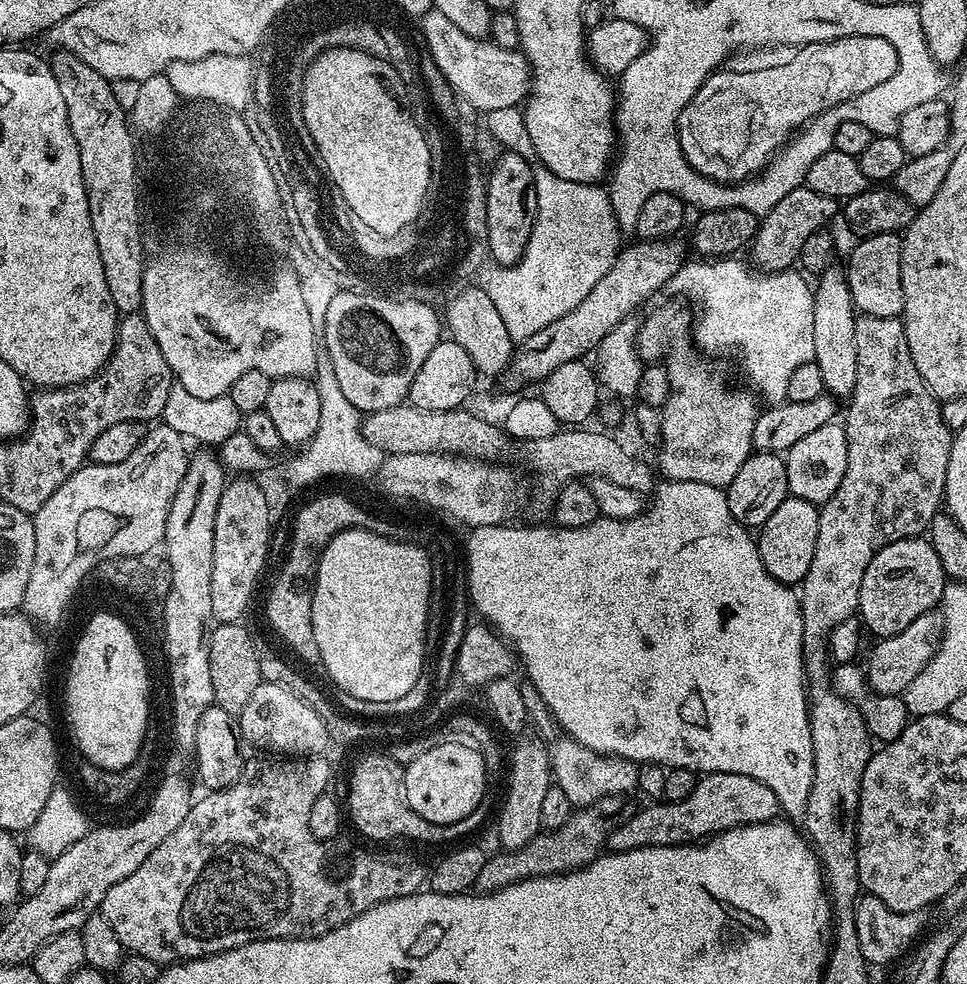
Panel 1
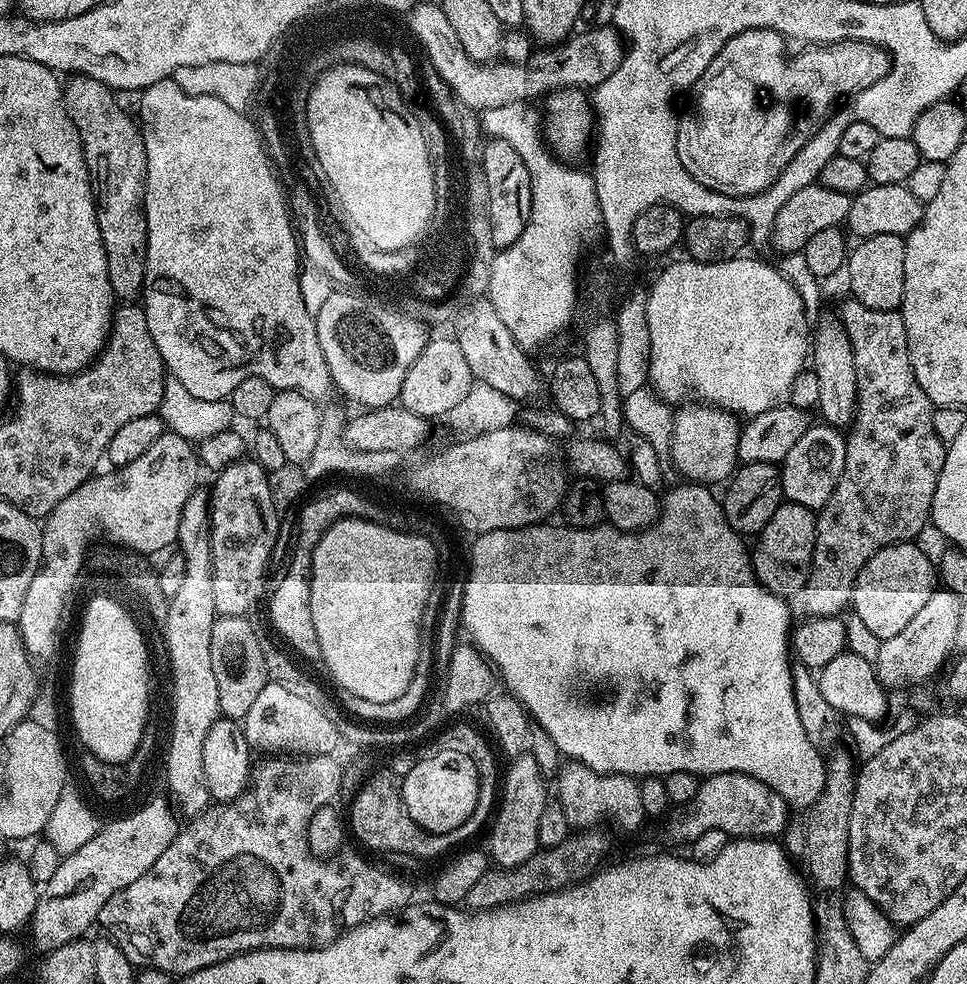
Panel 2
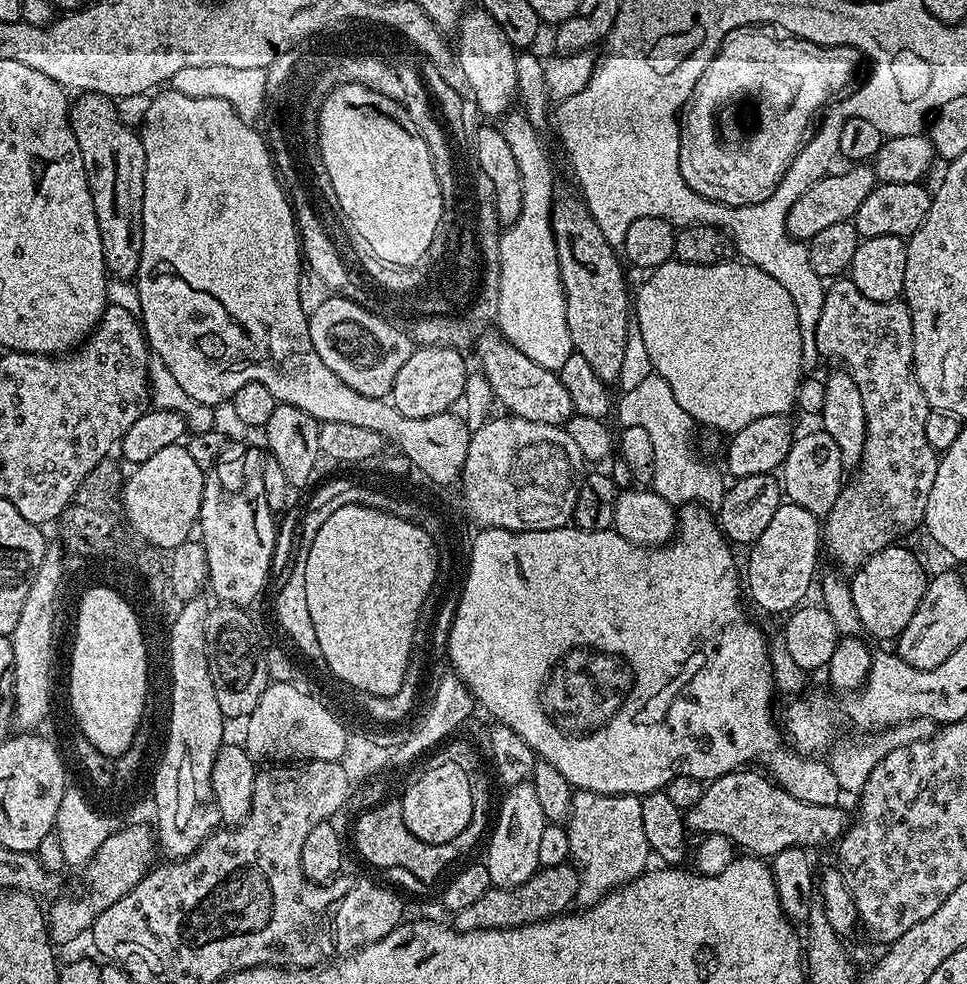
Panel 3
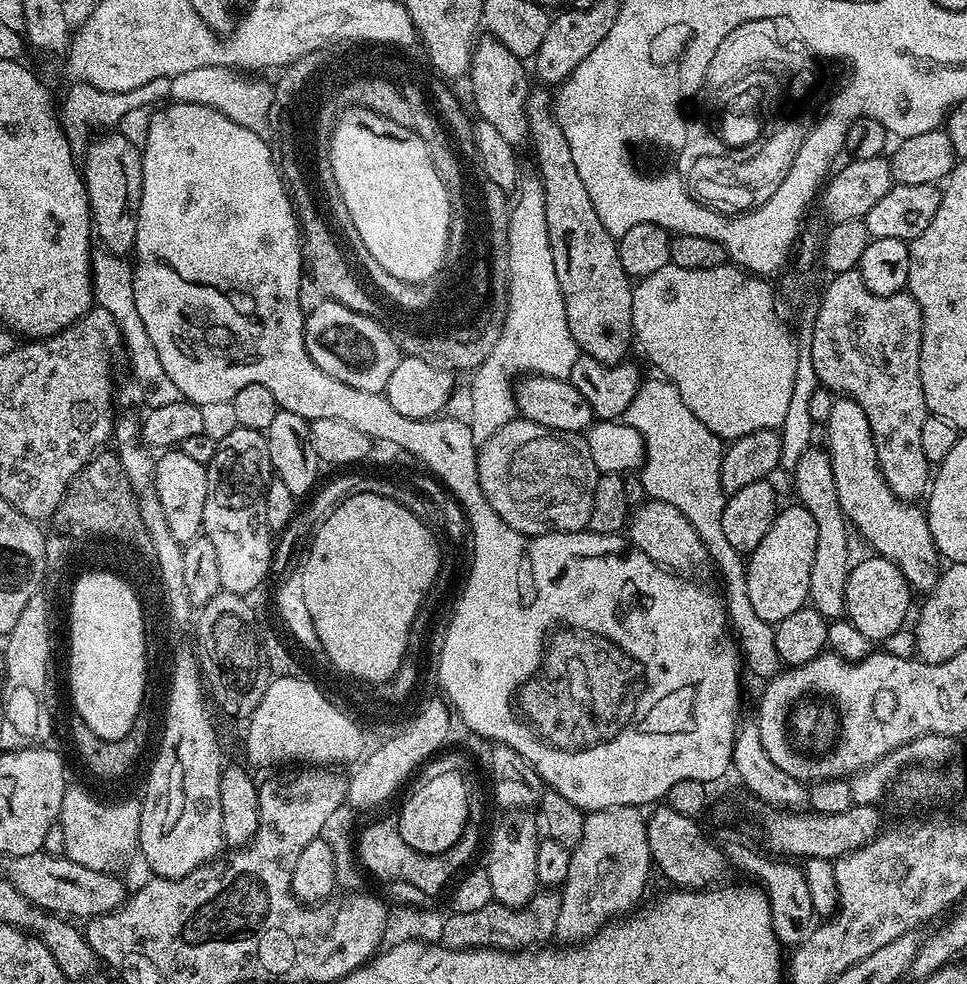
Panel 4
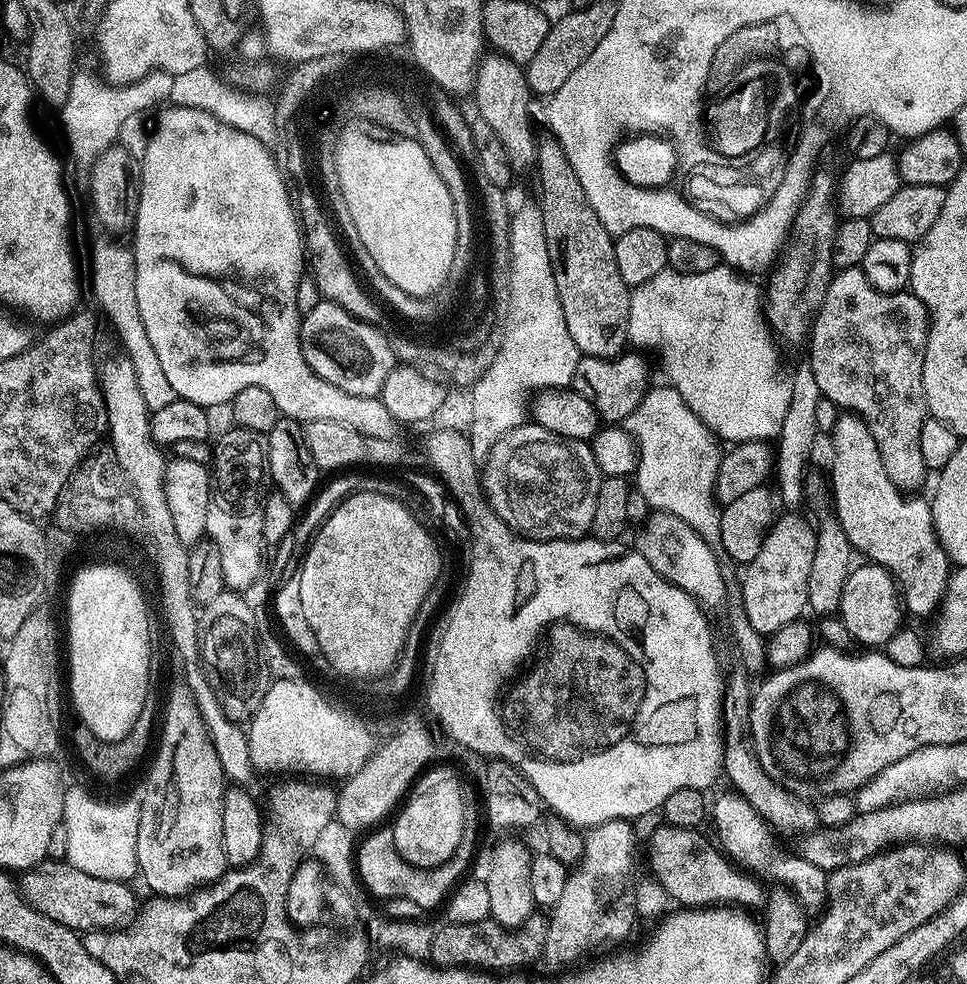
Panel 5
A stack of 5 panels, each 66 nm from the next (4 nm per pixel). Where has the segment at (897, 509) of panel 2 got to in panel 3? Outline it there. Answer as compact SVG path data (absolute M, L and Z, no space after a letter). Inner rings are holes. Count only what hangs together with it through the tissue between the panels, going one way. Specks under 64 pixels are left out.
M836 278L825 287L824 301L822 302L822 318L818 318L818 330L816 331L816 345L820 351L820 356L837 356L841 360L841 365L846 366L846 370L854 378L854 386L858 386L858 394L862 394L862 410L866 410L866 442L864 443L864 453L860 459L858 467L855 469L852 481L850 479L843 485L838 494L837 501L834 502L833 509L823 517L822 520L822 548L833 560L837 569L849 568L855 570L861 568L874 554L878 554L884 548L895 545L896 540L903 532L908 532L911 528L920 528L924 522L926 514L926 502L930 502L930 490L934 486L934 478L938 478L938 466L940 465L940 456L926 442L926 418L930 411L926 398L922 394L922 386L918 386L916 371L912 365L912 355L914 354L914 334L912 333L912 323L910 322L910 310L903 299L891 300L890 302L874 302L854 286L851 278Z

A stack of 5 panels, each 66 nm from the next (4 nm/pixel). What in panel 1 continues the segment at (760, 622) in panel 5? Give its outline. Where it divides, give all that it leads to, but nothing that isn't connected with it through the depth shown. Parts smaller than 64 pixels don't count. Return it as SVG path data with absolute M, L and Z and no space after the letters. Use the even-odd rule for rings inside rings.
M788 495L766 518L766 522L758 529L756 548L760 552L762 566L778 582L789 586L799 585L806 578L806 570L810 570L810 562L814 562L814 546L818 546L818 522L820 508L817 505L804 501L800 497Z

